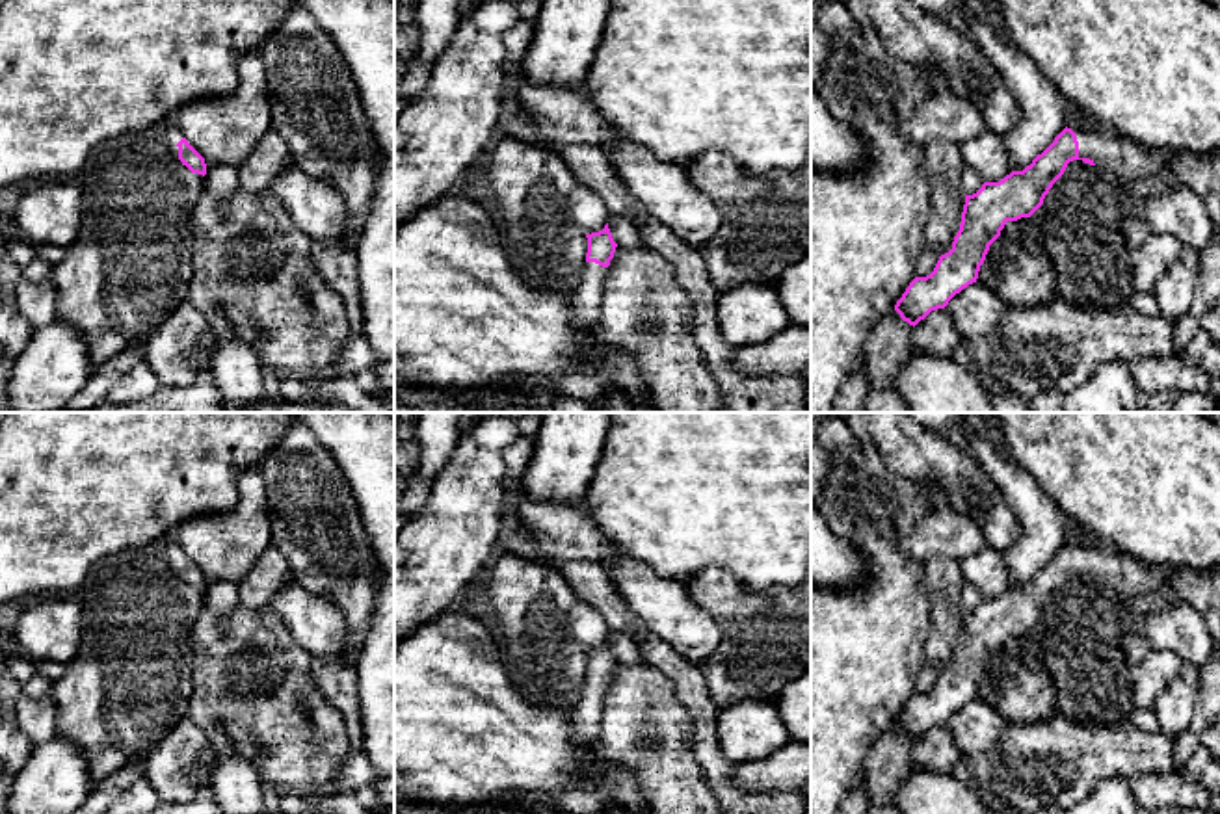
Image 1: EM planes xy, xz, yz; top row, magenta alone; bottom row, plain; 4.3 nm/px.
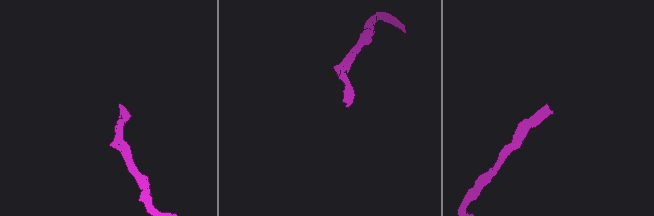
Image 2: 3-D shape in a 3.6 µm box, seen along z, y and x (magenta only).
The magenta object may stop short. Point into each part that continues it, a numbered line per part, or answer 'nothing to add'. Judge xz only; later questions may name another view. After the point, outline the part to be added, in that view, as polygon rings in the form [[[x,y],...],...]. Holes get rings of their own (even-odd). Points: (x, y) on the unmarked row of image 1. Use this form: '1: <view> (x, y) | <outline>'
1: xz (588, 710) | [[[595,678],[584,680],[580,699],[573,708],[573,743],[599,743],[606,689],[608,684],[603,684]]]

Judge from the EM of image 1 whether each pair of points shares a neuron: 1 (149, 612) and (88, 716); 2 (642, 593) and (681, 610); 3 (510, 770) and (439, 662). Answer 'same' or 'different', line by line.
1: same
2: same
3: same

